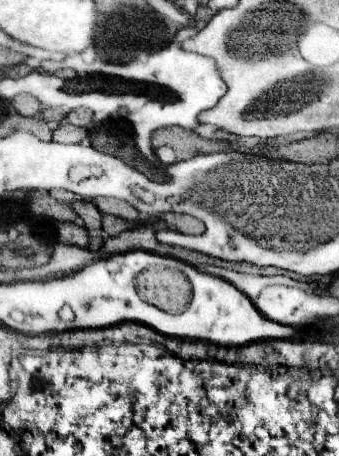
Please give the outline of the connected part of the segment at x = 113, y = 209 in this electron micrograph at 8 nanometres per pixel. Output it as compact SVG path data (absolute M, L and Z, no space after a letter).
M95 198L93 202L103 214L113 214L113 216L119 216L123 220L137 220L139 218L139 212L131 204L127 204L125 200L119 200L119 198Z

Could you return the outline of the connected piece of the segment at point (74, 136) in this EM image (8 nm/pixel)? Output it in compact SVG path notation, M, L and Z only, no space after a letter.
M63 124L53 132L53 140L57 142L83 142L87 138L89 138L89 130L73 124Z

